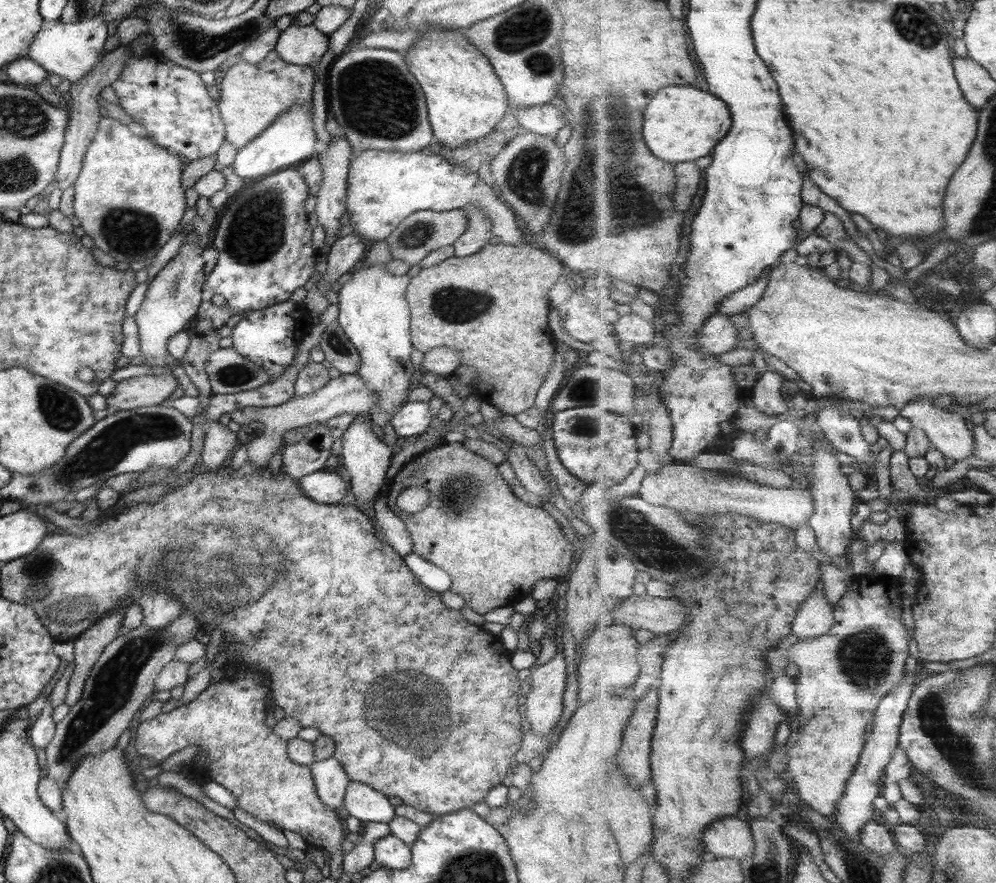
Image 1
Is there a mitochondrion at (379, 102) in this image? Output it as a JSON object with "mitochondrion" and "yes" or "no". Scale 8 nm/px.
{"mitochondrion":"yes"}

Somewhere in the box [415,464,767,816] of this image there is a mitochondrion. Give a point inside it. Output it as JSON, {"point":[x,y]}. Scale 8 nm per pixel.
{"point":[655,548]}

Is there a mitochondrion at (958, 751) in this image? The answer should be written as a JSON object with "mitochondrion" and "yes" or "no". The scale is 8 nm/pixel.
{"mitochondrion":"yes"}

